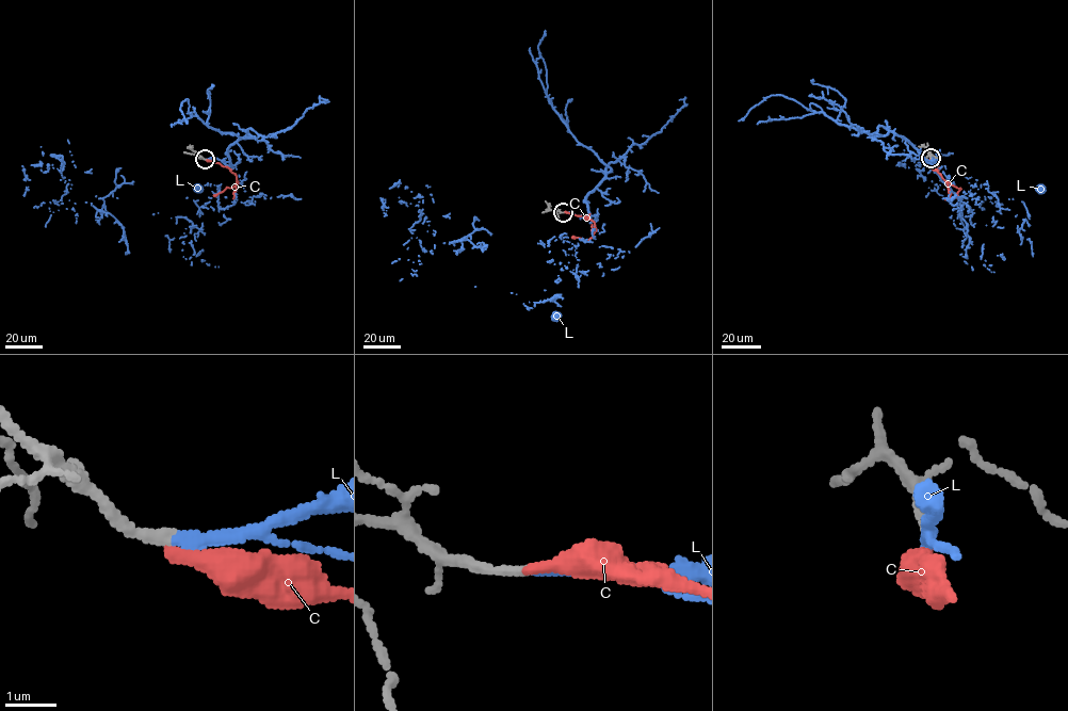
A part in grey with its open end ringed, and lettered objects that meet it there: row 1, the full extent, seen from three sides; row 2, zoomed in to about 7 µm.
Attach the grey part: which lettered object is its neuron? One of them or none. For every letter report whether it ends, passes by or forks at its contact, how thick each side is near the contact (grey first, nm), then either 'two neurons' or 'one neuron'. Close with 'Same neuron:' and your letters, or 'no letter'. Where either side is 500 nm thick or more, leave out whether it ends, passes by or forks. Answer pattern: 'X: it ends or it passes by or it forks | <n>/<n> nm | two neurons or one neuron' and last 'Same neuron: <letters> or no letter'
C: it ends | 200/240 nm | two neurons
L: it ends | 200/200 nm | one neuron
Same neuron: L

